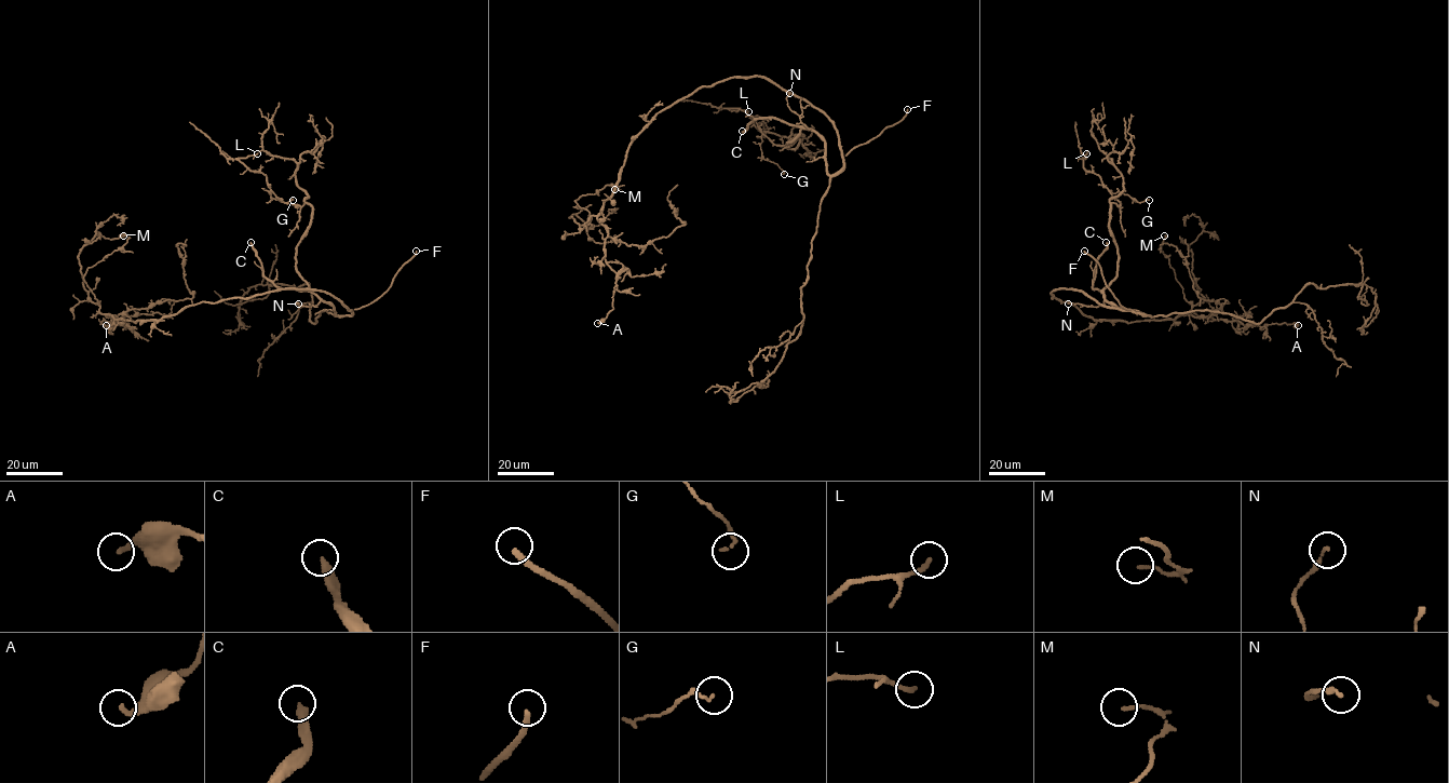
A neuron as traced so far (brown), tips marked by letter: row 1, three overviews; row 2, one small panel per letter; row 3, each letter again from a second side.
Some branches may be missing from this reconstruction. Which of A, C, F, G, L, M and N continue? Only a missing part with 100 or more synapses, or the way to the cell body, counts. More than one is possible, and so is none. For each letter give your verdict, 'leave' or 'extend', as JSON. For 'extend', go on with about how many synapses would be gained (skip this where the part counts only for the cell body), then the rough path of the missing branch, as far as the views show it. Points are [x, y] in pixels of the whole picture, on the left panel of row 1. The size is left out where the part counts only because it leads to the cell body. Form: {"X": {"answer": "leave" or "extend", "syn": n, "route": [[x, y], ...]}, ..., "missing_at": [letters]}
{"A": {"answer": "leave"}, "C": {"answer": "extend", "syn": 120, "route": [[251, 242], [244, 229], [224, 208], [176, 206], [171, 219], [176, 227], [166, 226], [166, 217], [161, 215]]}, "F": {"answer": "extend", "route": [[416, 251], [418, 245], [424, 257], [427, 279]]}, "G": {"answer": "leave"}, "L": {"answer": "leave"}, "M": {"answer": "leave"}, "N": {"answer": "leave"}, "missing_at": ["C", "F"]}

